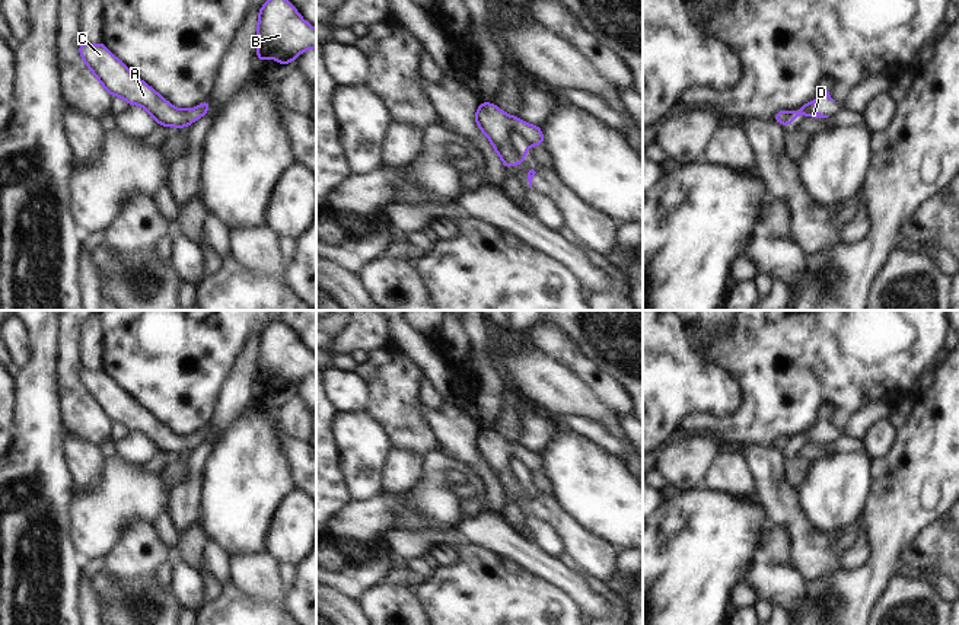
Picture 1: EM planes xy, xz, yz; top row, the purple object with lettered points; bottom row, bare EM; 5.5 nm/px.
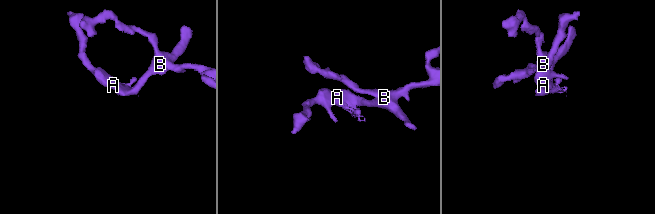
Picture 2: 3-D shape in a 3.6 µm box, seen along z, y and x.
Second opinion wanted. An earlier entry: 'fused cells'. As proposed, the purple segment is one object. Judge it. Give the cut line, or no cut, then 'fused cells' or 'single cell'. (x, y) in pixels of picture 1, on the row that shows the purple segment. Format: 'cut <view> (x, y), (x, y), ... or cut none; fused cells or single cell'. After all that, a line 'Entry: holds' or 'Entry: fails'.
cut none; single cell
Entry: fails

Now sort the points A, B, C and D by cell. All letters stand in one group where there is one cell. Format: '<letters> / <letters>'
A B C D

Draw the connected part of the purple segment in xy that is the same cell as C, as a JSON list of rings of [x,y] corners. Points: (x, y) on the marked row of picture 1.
[[[82,41],[79,52],[111,96],[122,98],[128,105],[143,106],[156,124],[185,128],[210,111],[210,99],[192,109],[179,109],[171,105],[121,63],[103,42],[89,45]]]

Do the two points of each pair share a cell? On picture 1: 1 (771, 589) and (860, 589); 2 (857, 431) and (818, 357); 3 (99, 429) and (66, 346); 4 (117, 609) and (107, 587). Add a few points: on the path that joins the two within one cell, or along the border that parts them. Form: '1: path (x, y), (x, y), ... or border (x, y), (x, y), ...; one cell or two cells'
1: border (806, 582), (808, 605), (803, 609); two cells
2: border (882, 402), (867, 402), (863, 405), (844, 430); two cells
3: path (79, 408), (67, 389), (67, 366); one cell
4: path (117, 603), (117, 598), (112, 593); one cell

